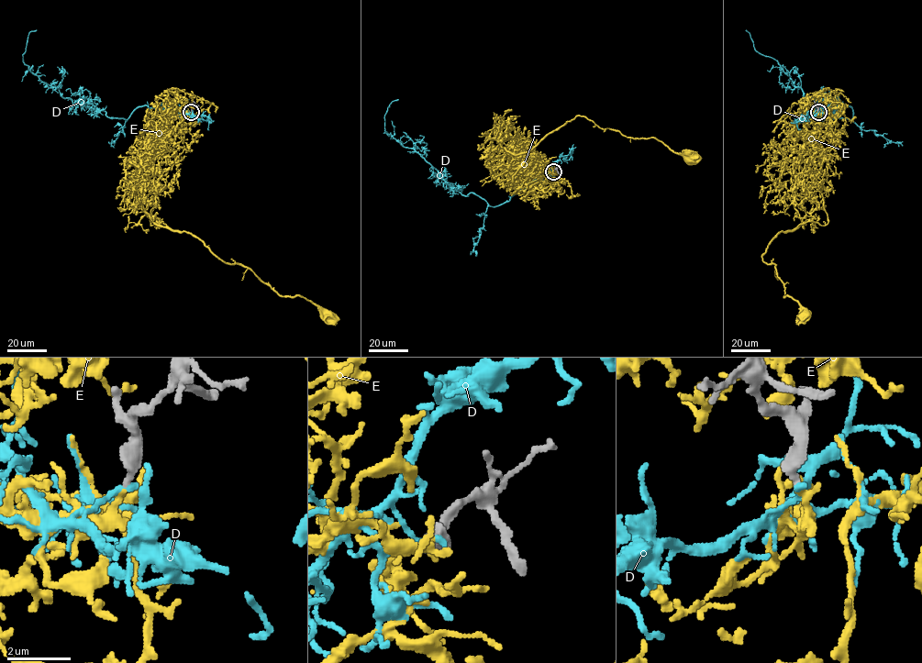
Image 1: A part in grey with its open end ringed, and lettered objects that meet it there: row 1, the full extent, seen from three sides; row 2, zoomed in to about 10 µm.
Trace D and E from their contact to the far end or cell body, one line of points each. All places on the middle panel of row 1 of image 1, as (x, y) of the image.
D: (553, 171), (496, 206), (472, 193), (461, 195), (418, 153), (384, 130), (387, 108), (398, 99)
E: (553, 171), (515, 172), (505, 149), (517, 155), (530, 150), (581, 116), (627, 137), (654, 138), (690, 160)

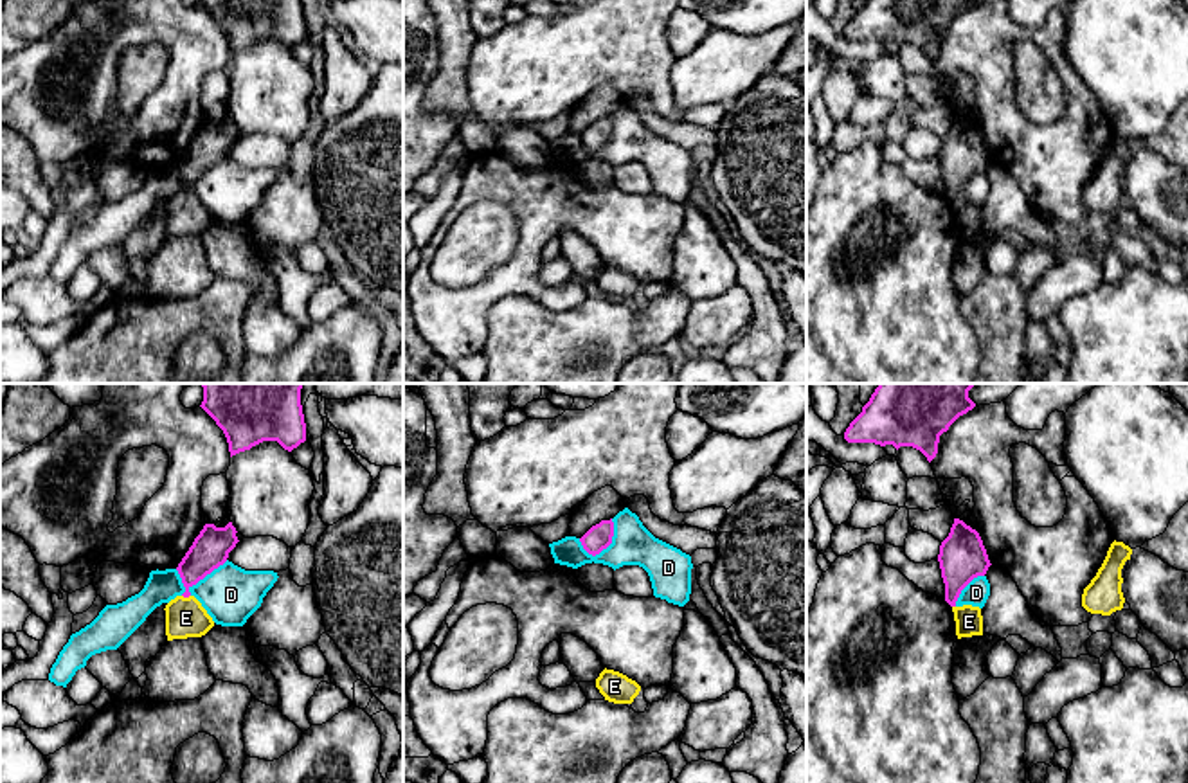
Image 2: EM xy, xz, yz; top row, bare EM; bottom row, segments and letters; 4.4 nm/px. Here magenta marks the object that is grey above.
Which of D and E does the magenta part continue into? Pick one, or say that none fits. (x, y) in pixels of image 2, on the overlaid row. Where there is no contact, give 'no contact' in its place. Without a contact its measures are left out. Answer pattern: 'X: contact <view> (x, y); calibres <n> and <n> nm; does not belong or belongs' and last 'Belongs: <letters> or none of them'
D: contact xy (204, 576); calibres 170 and 260 nm; does not belong
E: contact xy (186, 596); calibres 170 and 180 nm; belongs
Belongs: E

